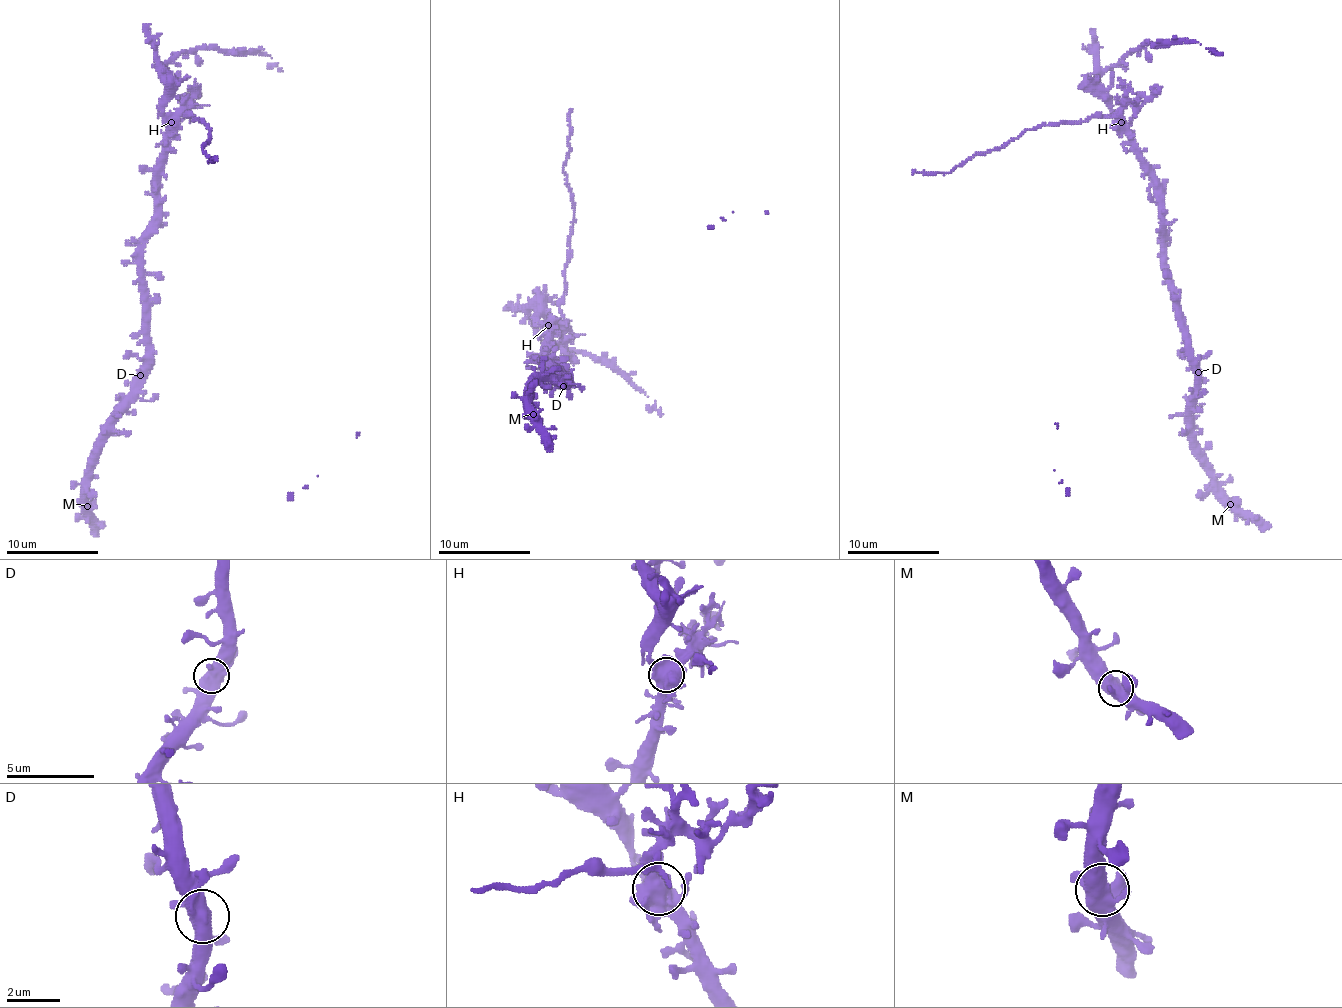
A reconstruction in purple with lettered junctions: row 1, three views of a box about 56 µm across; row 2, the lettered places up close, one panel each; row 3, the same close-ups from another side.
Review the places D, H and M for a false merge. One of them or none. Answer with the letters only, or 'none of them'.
H

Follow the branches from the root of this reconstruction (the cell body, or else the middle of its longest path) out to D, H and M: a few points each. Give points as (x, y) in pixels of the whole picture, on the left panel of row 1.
D: (142, 270), (147, 342), (145, 368), (140, 375)
H: (142, 270), (145, 231), (154, 215), (156, 166), (164, 156), (166, 127), (171, 122)
M: (142, 270), (146, 368), (138, 377), (138, 396), (113, 425), (101, 448), (98, 462), (92, 467), (87, 506)

